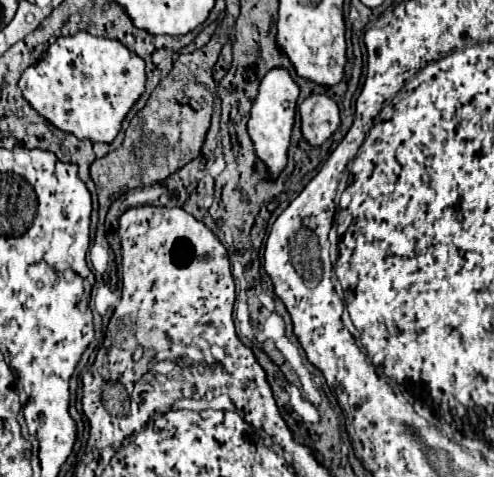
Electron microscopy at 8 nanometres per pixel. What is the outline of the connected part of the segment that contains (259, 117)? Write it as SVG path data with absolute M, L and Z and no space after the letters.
M271 68L265 78L261 80L259 94L253 102L251 108L251 118L249 118L249 136L255 144L255 154L269 166L269 176L275 178L287 164L287 148L289 148L289 138L291 138L291 128L295 124L295 106L299 98L299 86L291 78L287 68Z

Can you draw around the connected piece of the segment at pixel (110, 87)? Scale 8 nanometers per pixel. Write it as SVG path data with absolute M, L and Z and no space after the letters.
M79 30L71 36L57 38L57 42L47 48L45 56L35 66L25 70L19 88L23 92L23 98L55 128L73 132L77 138L89 138L109 144L119 134L127 112L145 92L145 62L135 52L125 48L119 40L99 38L85 30Z

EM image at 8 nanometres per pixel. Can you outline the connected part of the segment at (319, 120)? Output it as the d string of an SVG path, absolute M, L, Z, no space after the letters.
M311 94L299 106L301 130L311 146L321 146L339 126L339 106L327 94Z

